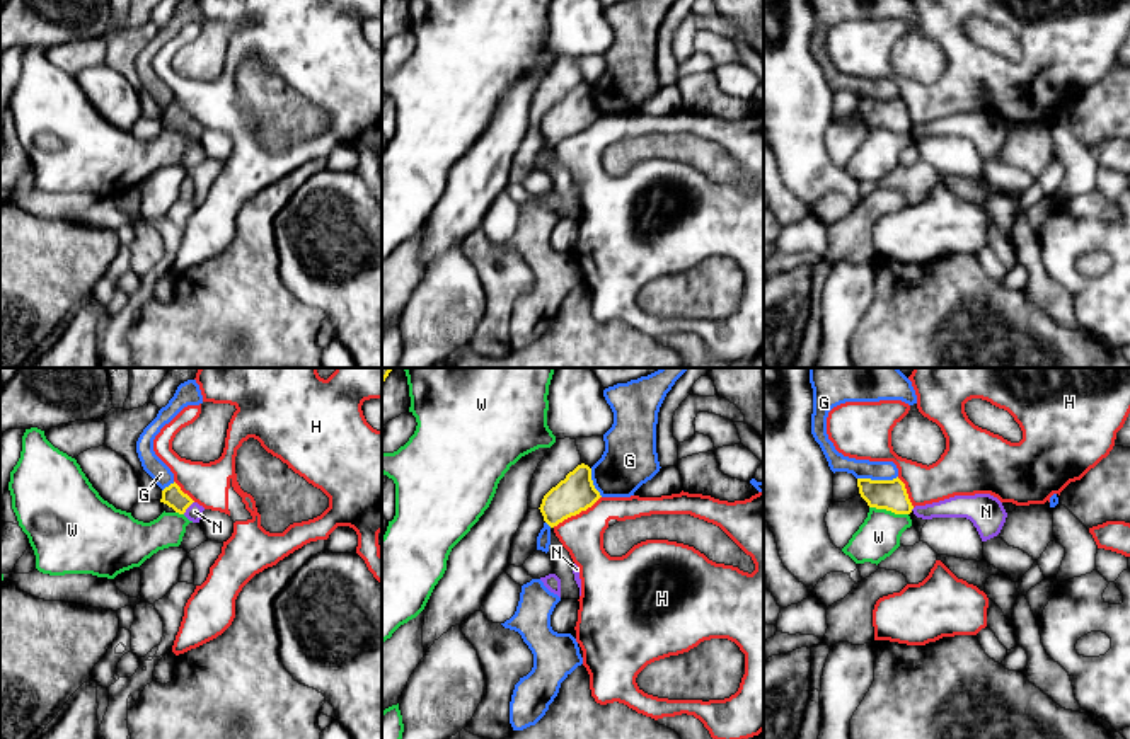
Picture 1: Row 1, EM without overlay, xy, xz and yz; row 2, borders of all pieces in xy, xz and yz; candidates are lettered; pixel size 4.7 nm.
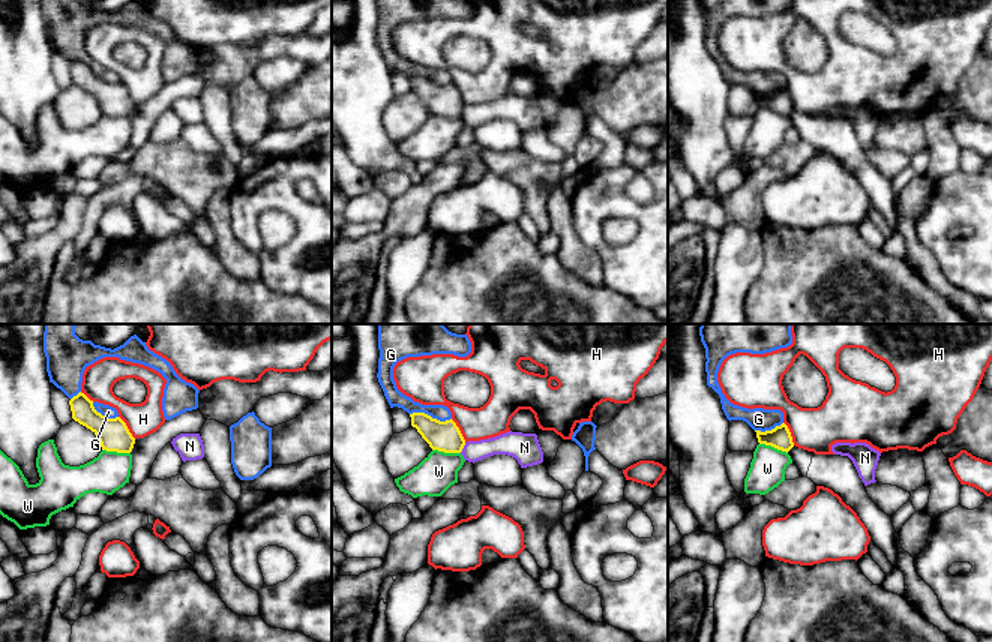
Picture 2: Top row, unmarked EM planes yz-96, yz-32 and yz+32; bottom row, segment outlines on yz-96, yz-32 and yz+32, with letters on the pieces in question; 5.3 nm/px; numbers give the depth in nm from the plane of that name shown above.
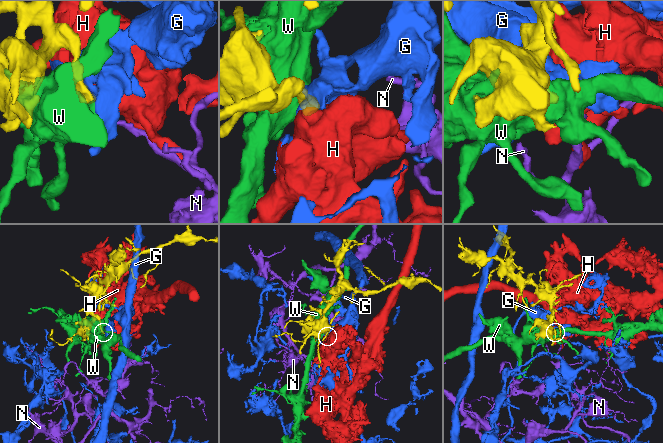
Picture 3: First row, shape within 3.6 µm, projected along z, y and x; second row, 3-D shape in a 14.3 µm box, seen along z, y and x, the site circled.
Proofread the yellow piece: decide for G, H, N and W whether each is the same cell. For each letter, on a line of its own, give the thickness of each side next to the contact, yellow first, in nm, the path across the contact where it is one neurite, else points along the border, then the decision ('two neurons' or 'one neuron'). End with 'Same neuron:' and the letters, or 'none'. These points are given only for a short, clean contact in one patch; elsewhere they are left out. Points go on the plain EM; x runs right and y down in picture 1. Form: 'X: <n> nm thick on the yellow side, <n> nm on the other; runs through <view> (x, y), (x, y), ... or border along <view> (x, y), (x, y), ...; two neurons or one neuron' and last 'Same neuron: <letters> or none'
G: 140 nm thick on the yellow side, 100 nm on the other; two neurons
H: 180 nm thick on the yellow side, 200 nm on the other; two neurons
N: 100 nm thick on the yellow side, 80 nm on the other; border along xy (193, 120), (183, 131); two neurons
W: 140 nm thick on the yellow side, 200 nm on the other; two neurons
Same neuron: none

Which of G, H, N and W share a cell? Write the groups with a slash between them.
G / H / N / W

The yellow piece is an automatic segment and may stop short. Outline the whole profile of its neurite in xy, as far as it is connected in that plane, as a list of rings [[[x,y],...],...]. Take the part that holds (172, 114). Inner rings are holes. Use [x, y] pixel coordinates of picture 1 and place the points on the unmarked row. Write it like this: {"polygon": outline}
{"polygon": [[[174,100],[162,109],[160,121],[172,126],[176,131],[184,133],[186,128],[194,121],[187,112],[181,109],[181,106]]]}

